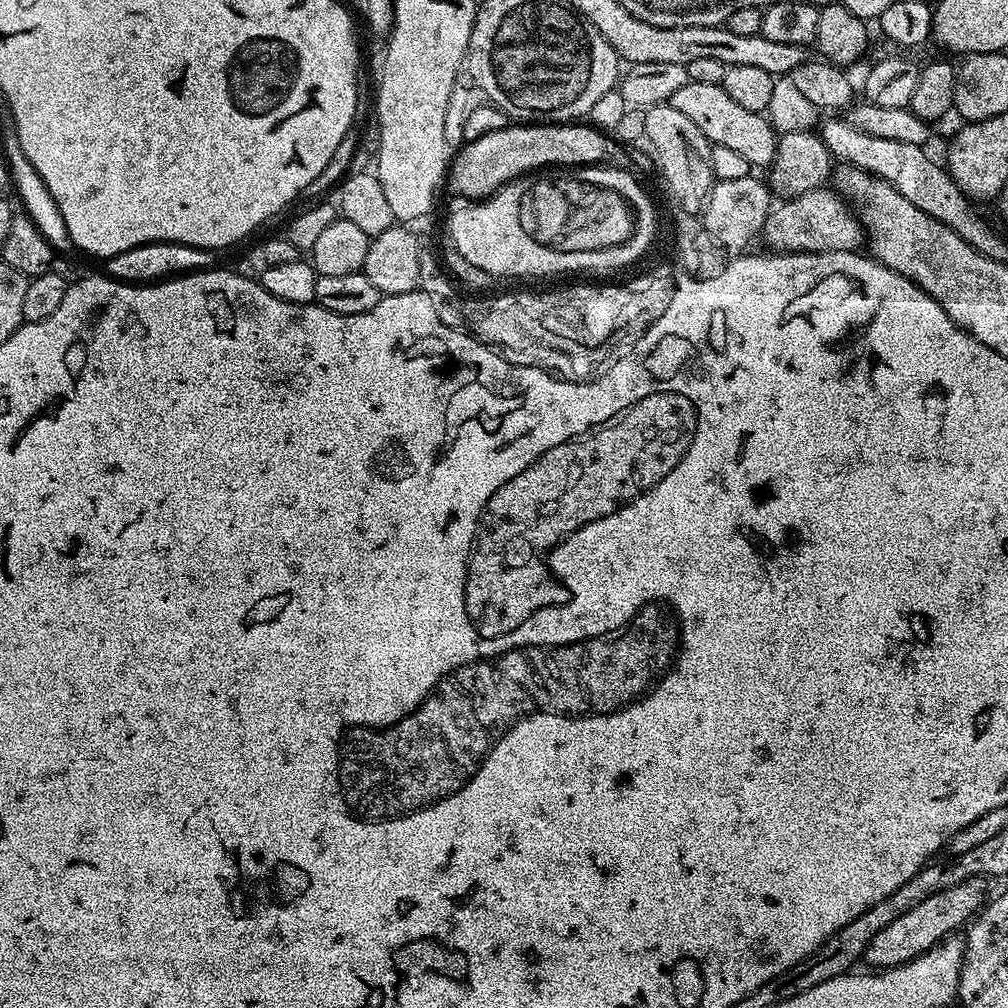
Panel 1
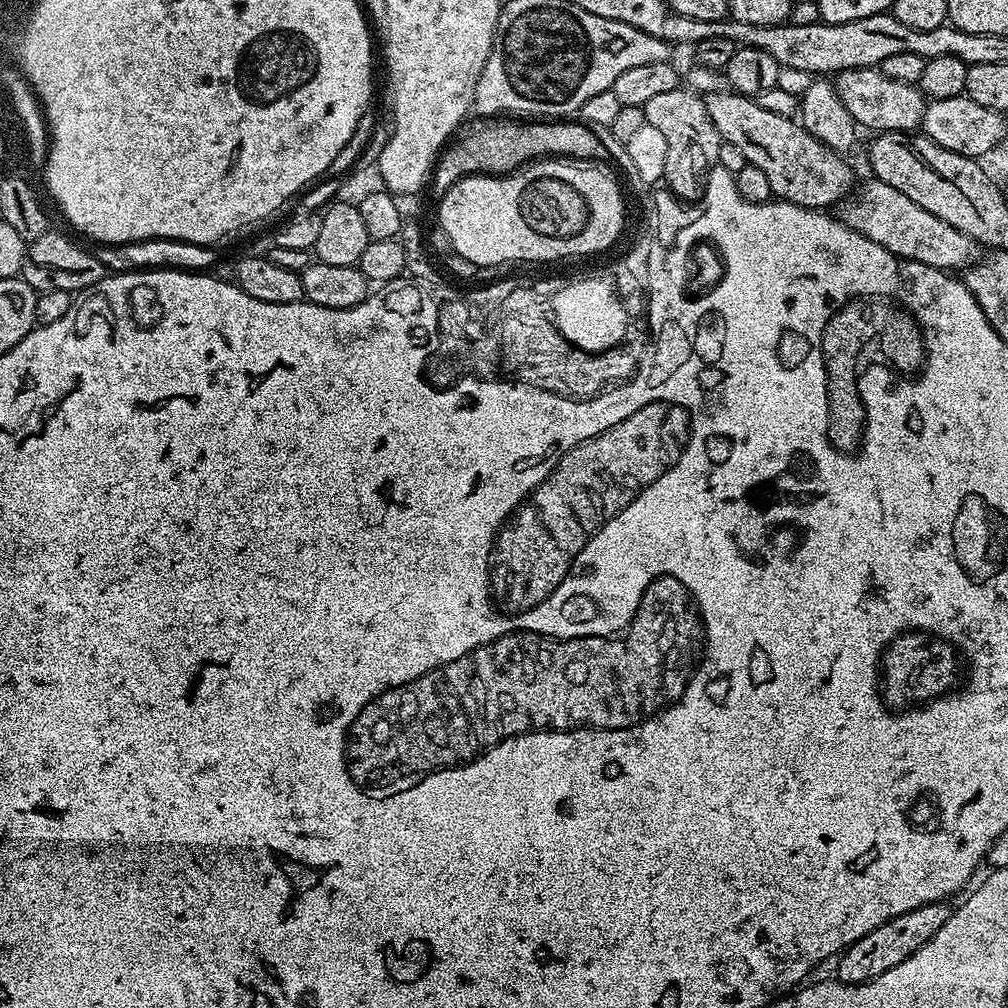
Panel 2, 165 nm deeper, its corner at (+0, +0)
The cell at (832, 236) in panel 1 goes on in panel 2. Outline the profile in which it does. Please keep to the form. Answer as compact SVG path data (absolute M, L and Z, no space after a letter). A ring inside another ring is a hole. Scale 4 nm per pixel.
M868 178L860 189L857 187L854 194L839 205L838 210L838 218L850 226L850 230L870 238L870 242L878 242L878 246L903 260L922 262L926 266L945 270L964 270L982 256L981 245L974 238L962 234L962 230L954 230L954 226L930 214L930 210L922 210L922 206L910 202L910 198L894 190L894 186L875 178Z

